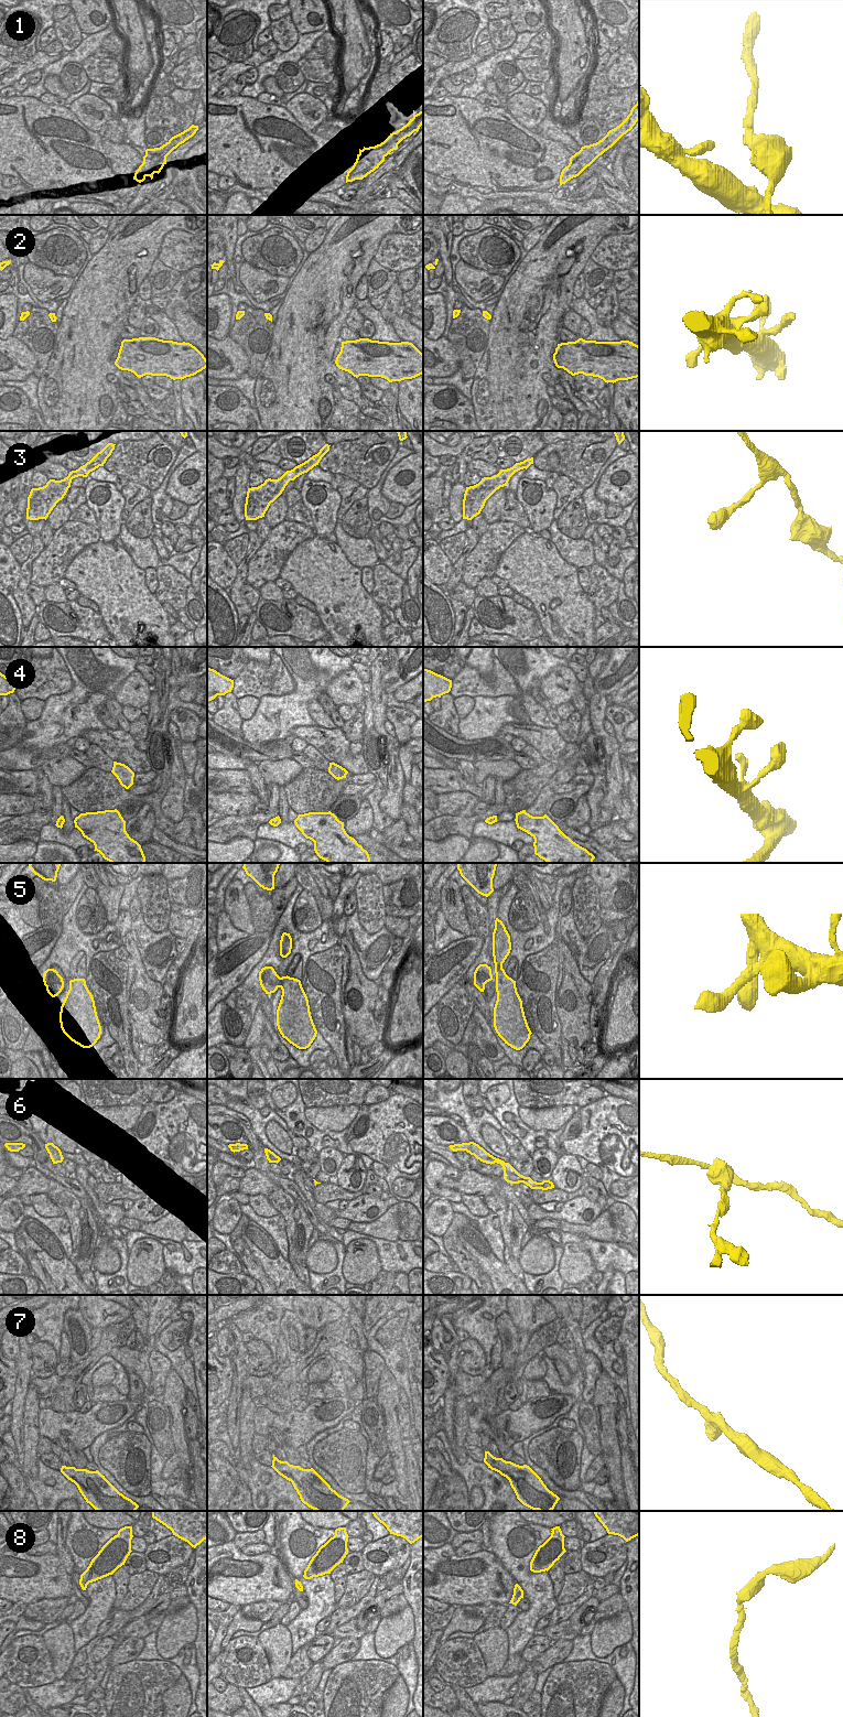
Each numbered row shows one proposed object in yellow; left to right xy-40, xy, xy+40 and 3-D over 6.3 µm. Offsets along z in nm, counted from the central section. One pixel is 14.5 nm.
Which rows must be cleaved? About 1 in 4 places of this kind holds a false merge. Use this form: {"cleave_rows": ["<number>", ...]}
{"cleave_rows": ["6"]}

